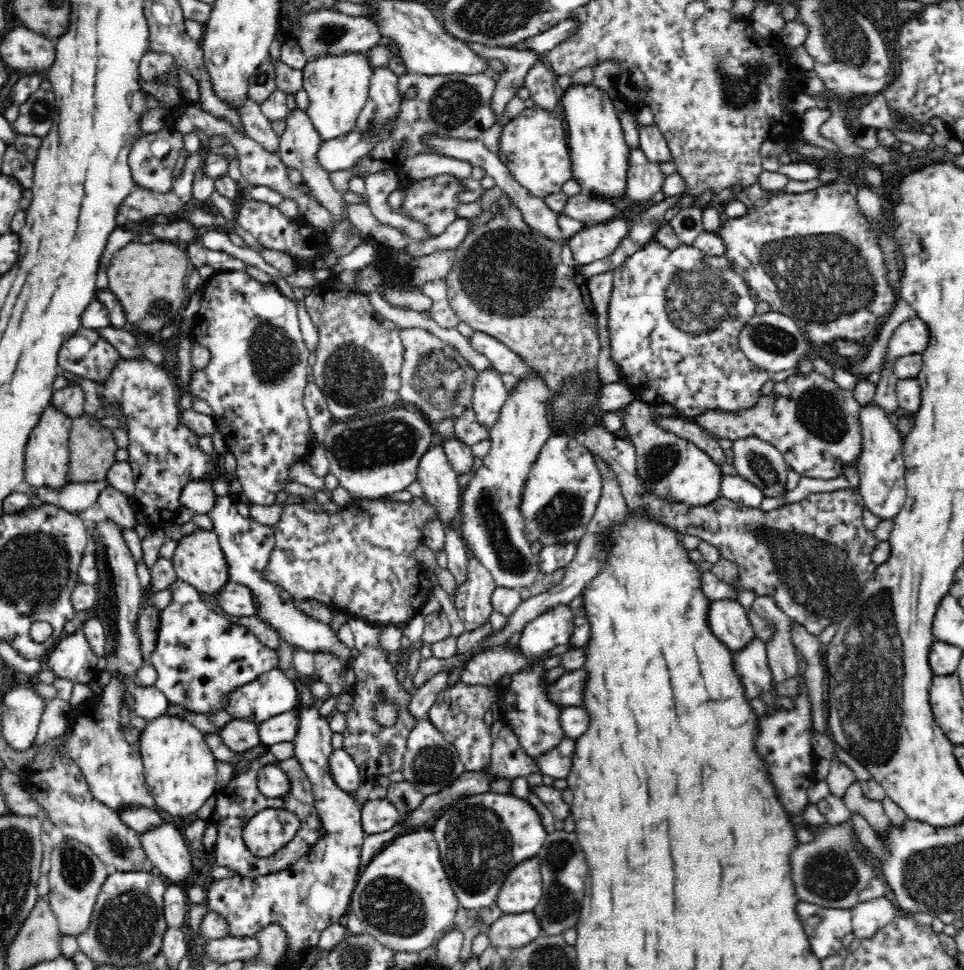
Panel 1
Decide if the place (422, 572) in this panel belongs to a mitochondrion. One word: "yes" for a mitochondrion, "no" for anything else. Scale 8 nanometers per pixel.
no

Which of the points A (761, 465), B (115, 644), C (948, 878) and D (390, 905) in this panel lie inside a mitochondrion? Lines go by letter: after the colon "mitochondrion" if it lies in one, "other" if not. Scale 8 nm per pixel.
A: mitochondrion
B: mitochondrion
C: mitochondrion
D: mitochondrion

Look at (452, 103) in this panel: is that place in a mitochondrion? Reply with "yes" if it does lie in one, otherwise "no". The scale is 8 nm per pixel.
yes

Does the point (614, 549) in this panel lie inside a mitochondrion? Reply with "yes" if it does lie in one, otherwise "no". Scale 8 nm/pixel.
no

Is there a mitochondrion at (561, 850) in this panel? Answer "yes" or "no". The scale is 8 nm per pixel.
yes

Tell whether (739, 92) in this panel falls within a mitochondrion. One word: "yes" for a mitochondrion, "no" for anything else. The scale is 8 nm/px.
yes

